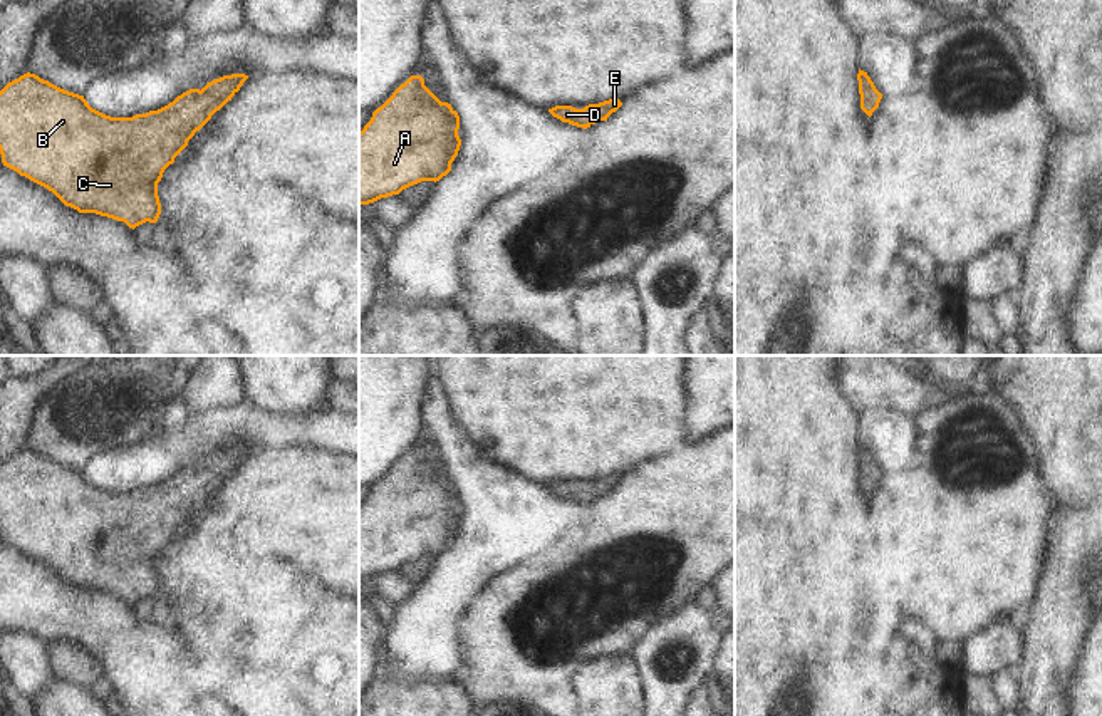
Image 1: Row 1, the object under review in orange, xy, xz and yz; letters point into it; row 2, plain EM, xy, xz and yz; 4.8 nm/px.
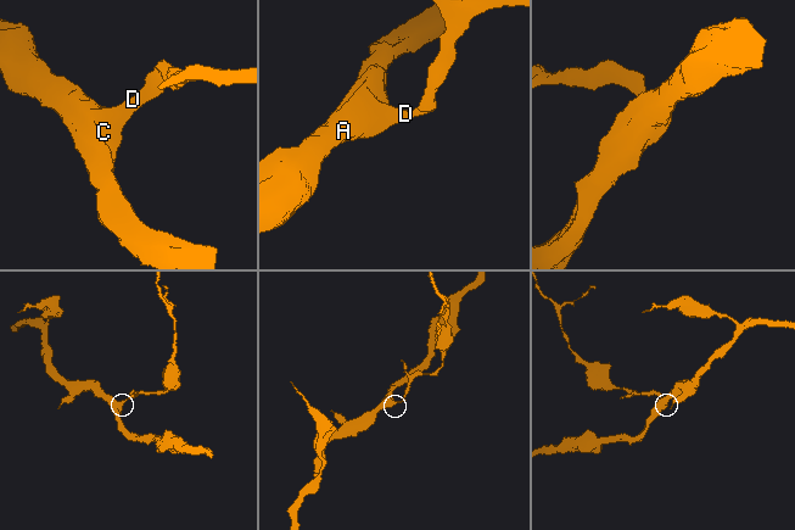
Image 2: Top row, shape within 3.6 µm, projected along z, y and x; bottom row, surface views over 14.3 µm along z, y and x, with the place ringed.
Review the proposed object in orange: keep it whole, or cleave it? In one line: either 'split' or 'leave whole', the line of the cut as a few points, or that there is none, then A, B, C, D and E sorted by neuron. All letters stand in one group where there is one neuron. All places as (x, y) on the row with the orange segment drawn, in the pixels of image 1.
leave whole; cut none; groups A B C D E

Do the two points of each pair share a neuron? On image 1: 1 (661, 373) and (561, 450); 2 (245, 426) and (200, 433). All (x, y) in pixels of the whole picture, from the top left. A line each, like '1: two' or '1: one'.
1: one
2: one

